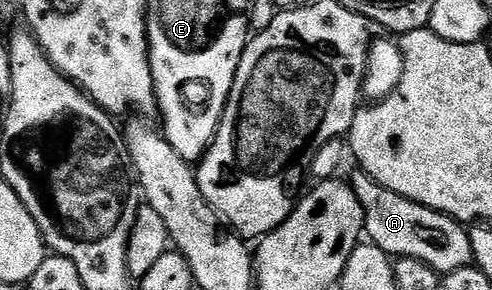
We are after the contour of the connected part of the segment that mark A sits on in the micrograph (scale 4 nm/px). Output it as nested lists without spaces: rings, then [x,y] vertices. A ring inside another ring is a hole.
[[[355,171],[352,187],[364,214],[364,232],[369,243],[380,246],[392,258],[416,258],[439,274],[455,272],[473,265],[472,242],[467,225],[412,202],[384,186],[380,186],[365,172]]]

